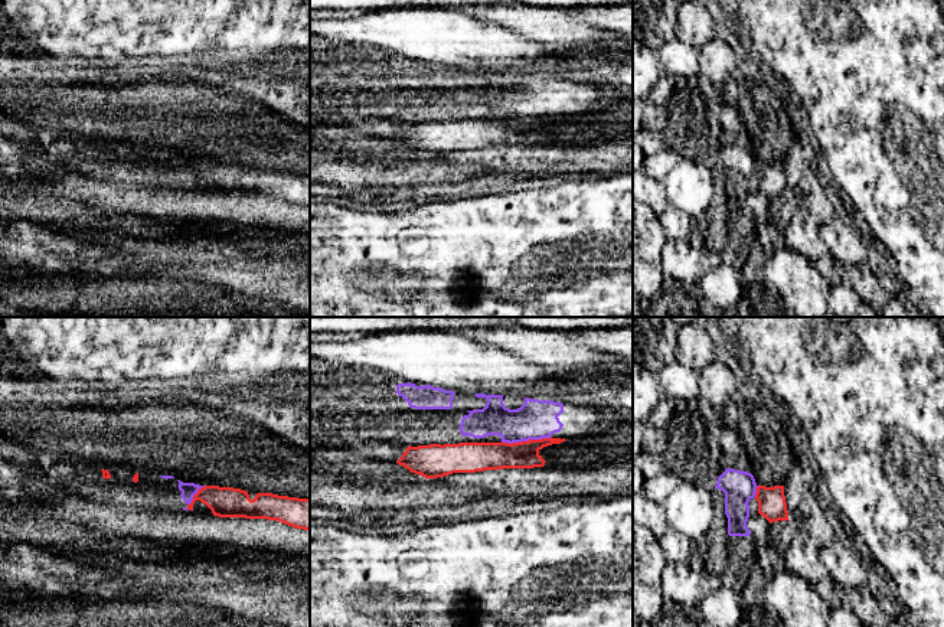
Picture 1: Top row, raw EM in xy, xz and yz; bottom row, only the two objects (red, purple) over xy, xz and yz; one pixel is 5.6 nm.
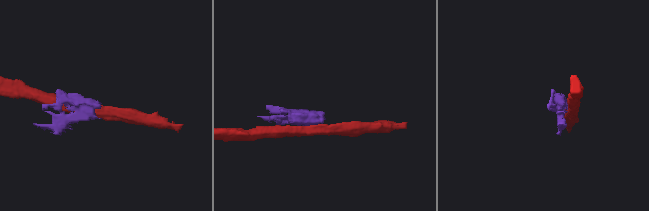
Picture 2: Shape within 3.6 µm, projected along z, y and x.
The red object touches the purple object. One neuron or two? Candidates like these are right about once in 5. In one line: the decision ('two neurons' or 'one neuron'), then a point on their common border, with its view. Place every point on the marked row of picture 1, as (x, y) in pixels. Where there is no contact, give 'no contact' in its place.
two neurons | xz (526, 441)

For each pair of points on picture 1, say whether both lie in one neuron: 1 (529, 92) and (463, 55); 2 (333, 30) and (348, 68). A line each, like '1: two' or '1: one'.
1: two
2: two

